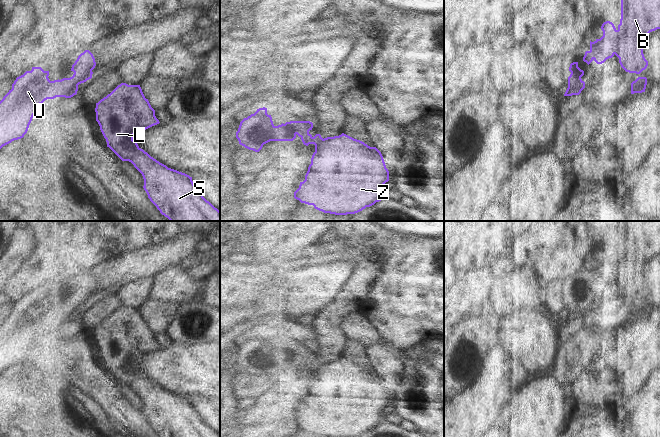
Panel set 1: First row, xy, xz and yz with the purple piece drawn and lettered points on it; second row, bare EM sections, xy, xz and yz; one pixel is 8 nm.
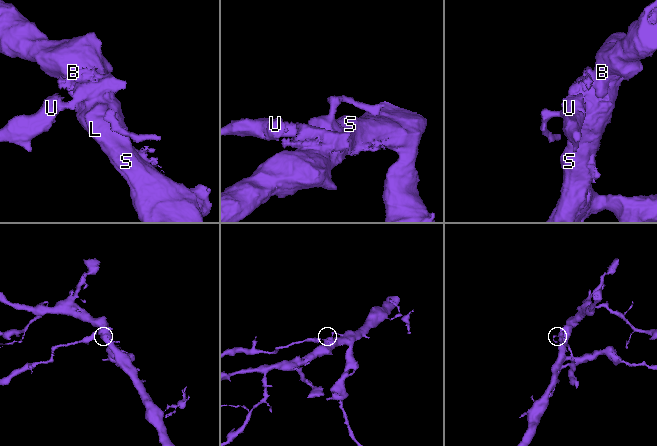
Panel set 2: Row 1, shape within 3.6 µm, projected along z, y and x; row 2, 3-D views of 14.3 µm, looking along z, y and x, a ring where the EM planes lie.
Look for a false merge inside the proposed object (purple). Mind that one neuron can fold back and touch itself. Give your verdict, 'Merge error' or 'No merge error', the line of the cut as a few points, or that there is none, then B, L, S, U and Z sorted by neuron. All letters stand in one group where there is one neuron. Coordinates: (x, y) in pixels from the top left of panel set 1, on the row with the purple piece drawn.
Merge error. Split along yz (568, 78), (579, 78), (581, 80). Groups: B L S Z / U

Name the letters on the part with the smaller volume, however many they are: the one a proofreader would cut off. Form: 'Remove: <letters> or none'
Remove: U

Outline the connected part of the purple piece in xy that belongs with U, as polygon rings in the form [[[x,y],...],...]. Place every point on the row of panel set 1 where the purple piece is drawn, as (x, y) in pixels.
[[[32,67],[31,71],[26,71],[16,78],[12,89],[0,101],[0,149],[24,137],[38,106],[45,100],[56,97],[71,98],[77,94],[78,84],[72,77],[50,81],[48,76],[49,71]]]

